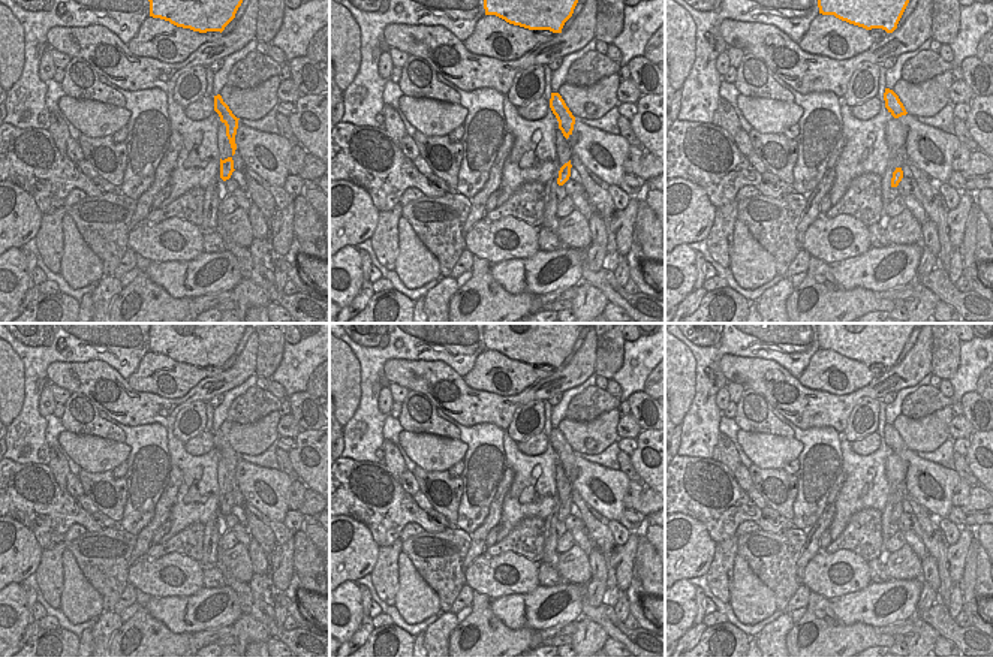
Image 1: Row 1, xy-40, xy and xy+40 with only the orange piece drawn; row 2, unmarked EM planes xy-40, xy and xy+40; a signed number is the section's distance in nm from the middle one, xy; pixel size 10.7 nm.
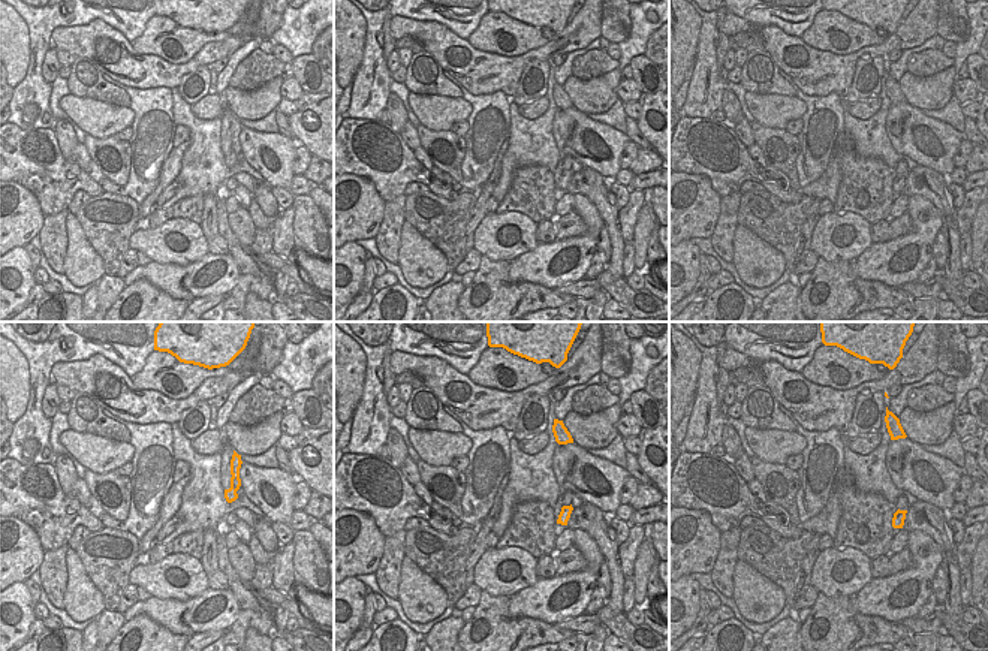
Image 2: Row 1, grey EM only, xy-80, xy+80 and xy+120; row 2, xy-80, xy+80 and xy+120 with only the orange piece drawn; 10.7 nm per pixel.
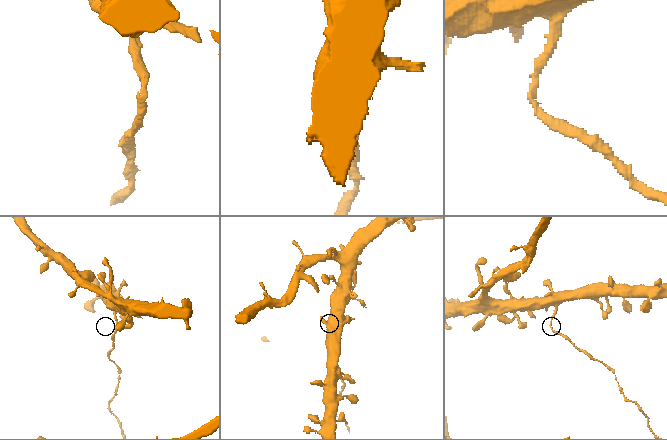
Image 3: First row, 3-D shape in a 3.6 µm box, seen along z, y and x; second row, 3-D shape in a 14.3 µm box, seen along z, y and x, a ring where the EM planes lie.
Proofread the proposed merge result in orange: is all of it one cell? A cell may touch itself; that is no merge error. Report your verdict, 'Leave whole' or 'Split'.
Split.

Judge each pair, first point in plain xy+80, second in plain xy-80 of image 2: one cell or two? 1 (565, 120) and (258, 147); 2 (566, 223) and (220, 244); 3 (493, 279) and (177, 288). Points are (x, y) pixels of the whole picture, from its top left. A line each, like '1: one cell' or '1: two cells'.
1: one cell
2: two cells
3: two cells

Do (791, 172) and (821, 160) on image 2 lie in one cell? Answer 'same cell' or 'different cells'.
different cells

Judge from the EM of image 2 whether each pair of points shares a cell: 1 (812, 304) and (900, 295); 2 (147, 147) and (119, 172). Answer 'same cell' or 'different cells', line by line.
1: same cell
2: different cells

